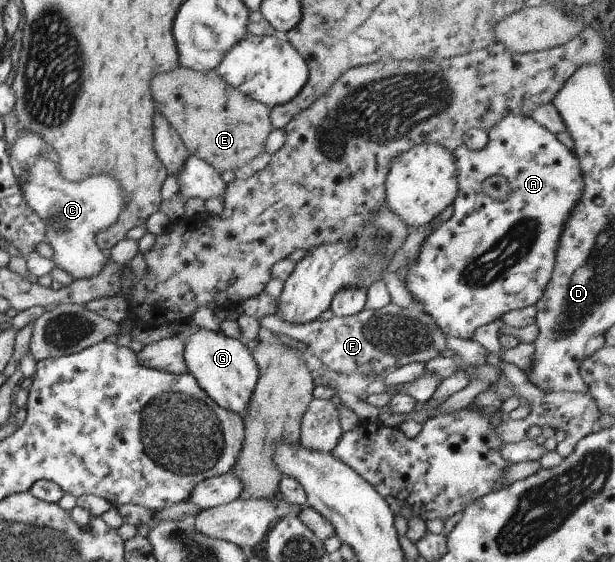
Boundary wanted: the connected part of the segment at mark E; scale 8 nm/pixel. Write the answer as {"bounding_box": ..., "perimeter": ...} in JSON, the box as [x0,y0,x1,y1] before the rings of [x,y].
{"bounding_box":[150,65,274,173],"perimeter":[[[179,65],[174,68],[172,73],[156,75],[152,79],[150,91],[152,91],[152,99],[156,101],[158,114],[161,114],[165,121],[174,128],[190,155],[209,163],[219,173],[236,171],[240,167],[249,169],[248,163],[264,152],[266,139],[274,129],[270,107],[244,95],[239,89],[226,83],[222,76],[216,75],[212,70],[199,72]]]}

